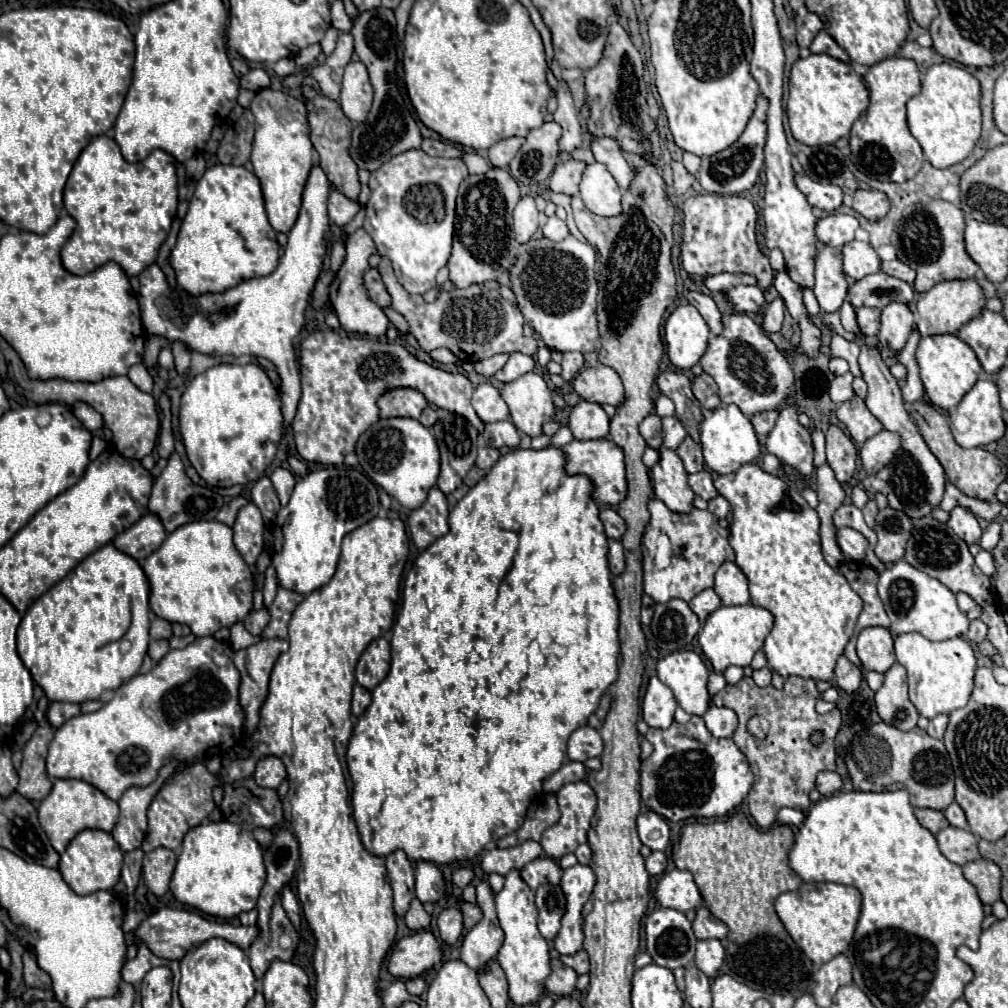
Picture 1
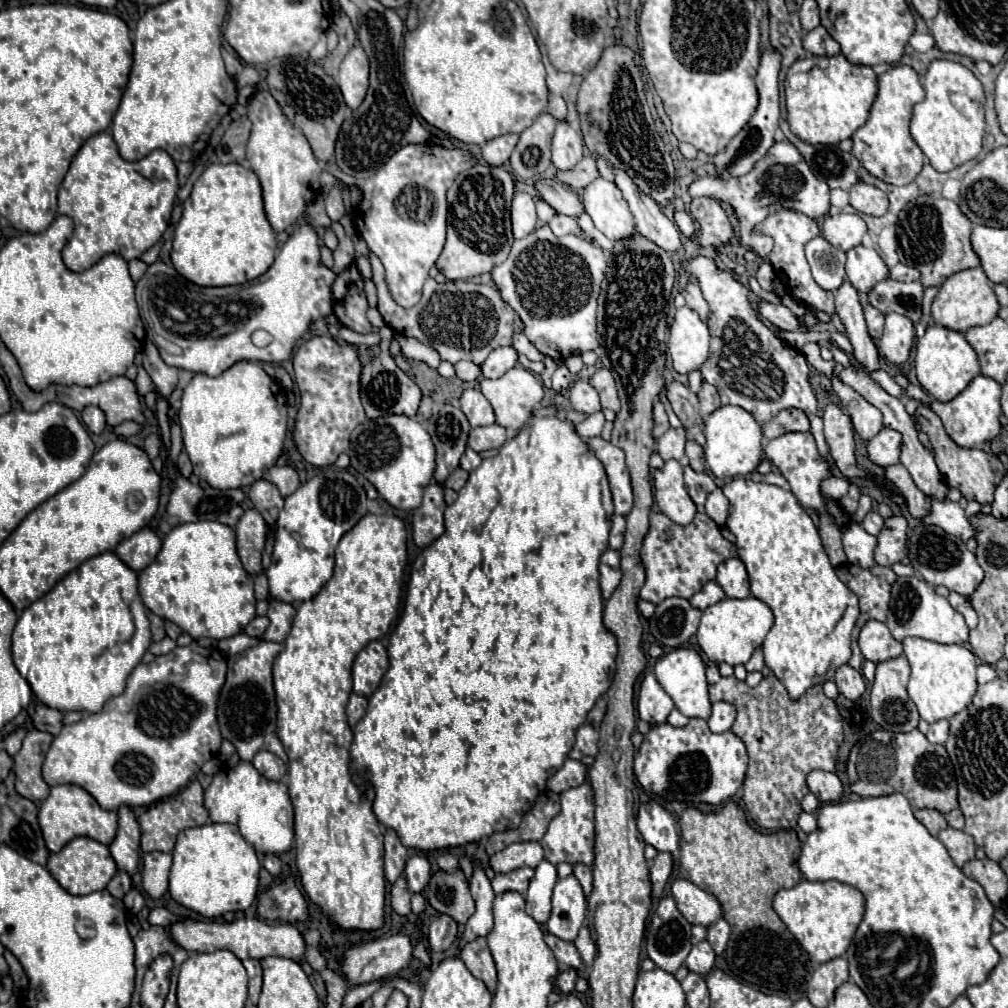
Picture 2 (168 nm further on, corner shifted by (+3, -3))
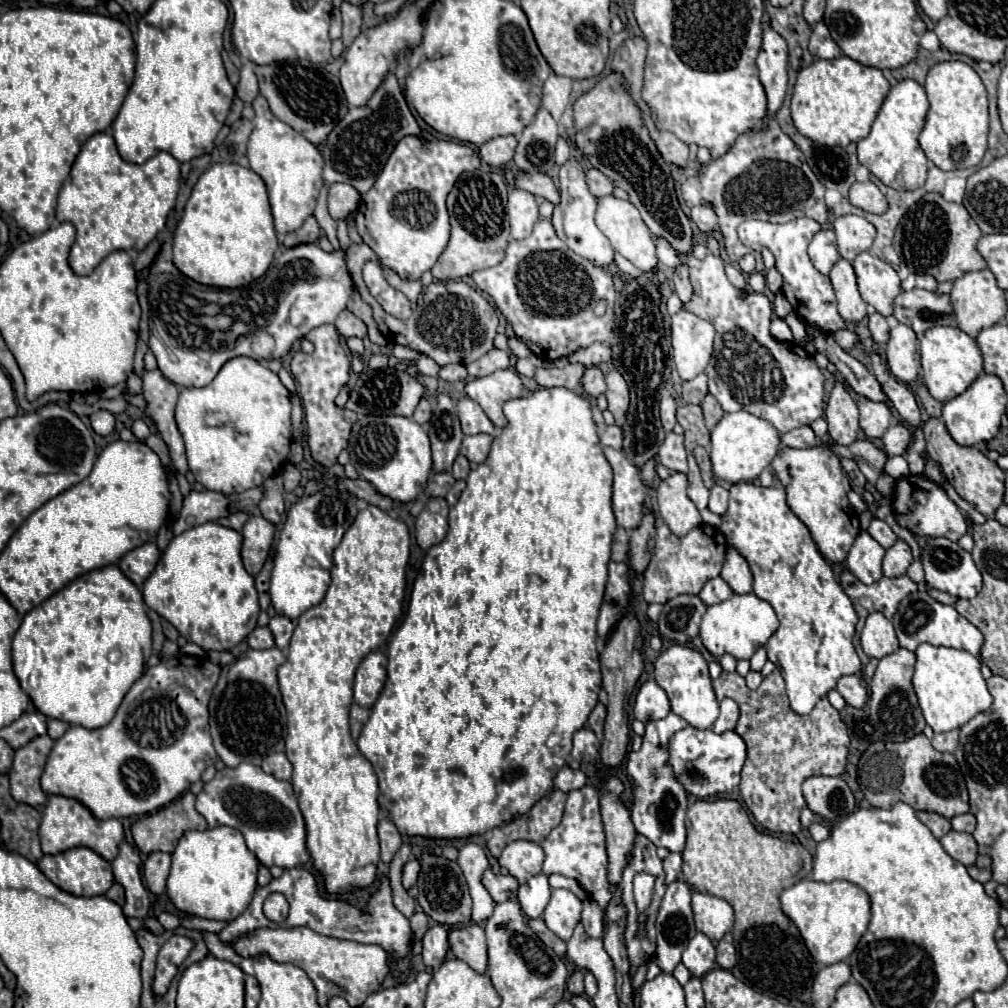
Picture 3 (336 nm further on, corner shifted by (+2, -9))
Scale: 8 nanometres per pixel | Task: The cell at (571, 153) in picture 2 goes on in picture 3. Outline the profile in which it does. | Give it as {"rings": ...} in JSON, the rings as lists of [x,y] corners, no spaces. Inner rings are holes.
{"rings":[[[568,158],[562,166],[560,166],[560,196],[562,202],[554,208],[554,216],[552,216],[552,224],[556,234],[564,234],[564,242],[582,258],[592,260],[598,266],[610,266],[614,260],[614,250],[608,242],[608,238],[598,230],[596,222],[594,222],[594,212],[596,212],[596,198],[588,192],[588,186],[584,182],[584,168],[576,158]]]}

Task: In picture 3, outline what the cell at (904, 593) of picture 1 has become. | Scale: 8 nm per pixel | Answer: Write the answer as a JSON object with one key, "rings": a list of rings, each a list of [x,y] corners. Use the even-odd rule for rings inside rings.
{"rings":[[[914,592],[914,594],[906,596],[900,602],[900,606],[892,618],[892,624],[894,624],[900,646],[906,650],[916,650],[918,644],[928,642],[934,646],[948,646],[948,648],[966,650],[966,652],[978,656],[980,646],[984,642],[982,632],[974,624],[970,624],[964,616],[960,616],[952,606],[936,602],[928,592]]]}

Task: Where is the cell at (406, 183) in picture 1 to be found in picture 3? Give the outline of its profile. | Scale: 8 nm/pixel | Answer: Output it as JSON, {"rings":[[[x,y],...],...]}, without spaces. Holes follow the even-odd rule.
{"rings":[[[416,136],[402,138],[390,154],[382,174],[362,196],[356,224],[362,240],[376,252],[380,262],[366,262],[364,280],[378,304],[396,318],[408,318],[412,304],[404,292],[392,288],[384,278],[384,268],[394,270],[402,280],[420,280],[426,270],[432,270],[438,256],[444,252],[450,236],[446,212],[446,196],[460,174],[480,166],[478,152],[466,144],[448,140],[428,142]]]}

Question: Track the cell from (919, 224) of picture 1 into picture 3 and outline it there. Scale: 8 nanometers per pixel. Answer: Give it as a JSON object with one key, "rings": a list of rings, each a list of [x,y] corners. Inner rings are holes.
{"rings":[[[928,192],[904,214],[900,226],[902,256],[908,270],[914,274],[930,274],[936,282],[952,282],[966,272],[986,268],[984,258],[976,250],[976,242],[982,232],[962,204],[946,202],[940,194]]]}

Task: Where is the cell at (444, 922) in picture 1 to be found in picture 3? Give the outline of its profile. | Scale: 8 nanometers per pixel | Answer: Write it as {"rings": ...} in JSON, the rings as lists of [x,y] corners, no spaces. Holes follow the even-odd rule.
{"rings":[[[432,924],[426,936],[422,938],[422,958],[430,968],[438,968],[448,952],[448,928],[442,924]]]}

